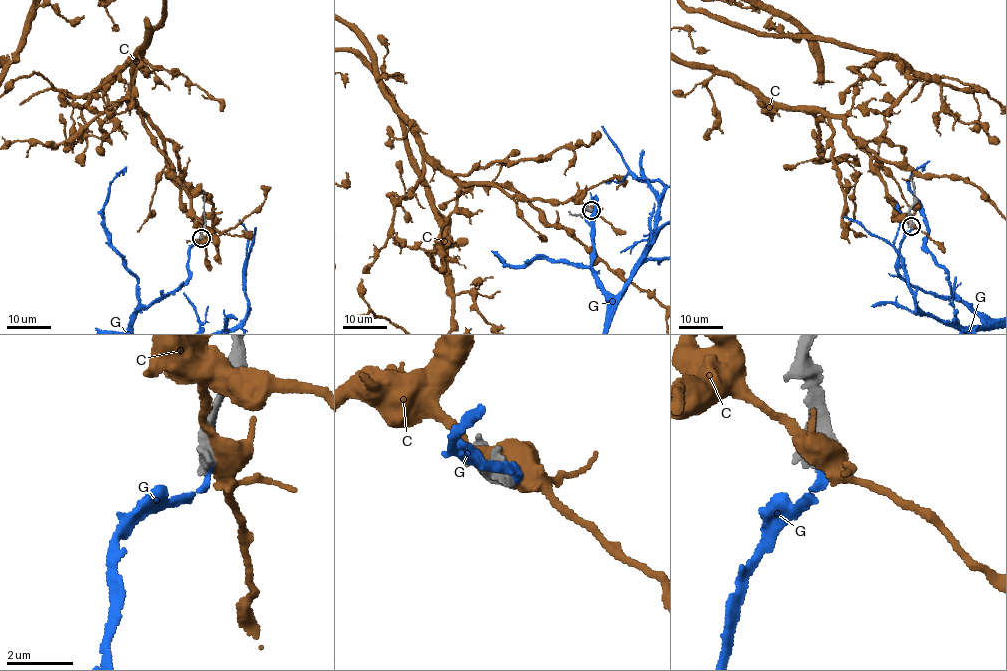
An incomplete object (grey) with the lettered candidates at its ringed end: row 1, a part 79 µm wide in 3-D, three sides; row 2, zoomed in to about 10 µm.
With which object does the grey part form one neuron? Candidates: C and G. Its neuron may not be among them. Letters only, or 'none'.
G

